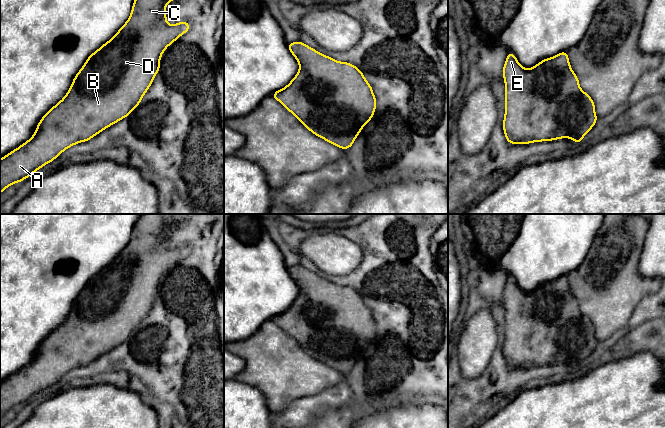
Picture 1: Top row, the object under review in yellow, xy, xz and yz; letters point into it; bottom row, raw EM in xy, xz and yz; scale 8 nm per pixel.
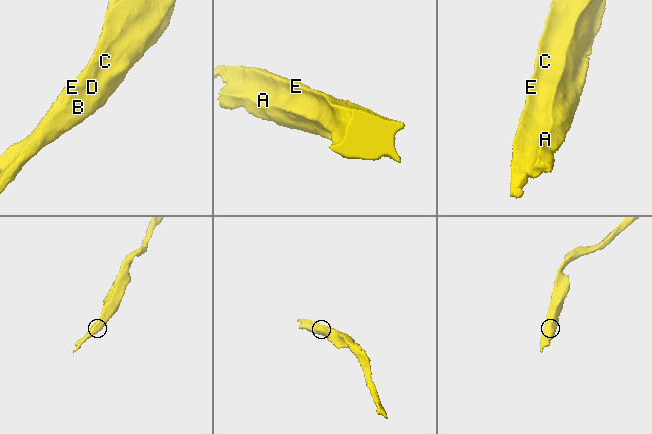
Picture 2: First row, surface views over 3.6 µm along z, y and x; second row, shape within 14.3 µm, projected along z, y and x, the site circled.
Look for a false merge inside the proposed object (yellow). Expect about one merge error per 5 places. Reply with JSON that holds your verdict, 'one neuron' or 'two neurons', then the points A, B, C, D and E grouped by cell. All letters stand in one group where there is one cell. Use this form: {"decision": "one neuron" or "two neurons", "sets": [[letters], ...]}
{"decision": "one neuron", "sets": [["A", "B", "C", "D", "E"]]}

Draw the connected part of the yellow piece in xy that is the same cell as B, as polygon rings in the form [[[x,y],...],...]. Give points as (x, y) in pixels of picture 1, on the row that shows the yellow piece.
[[[134,0],[129,19],[109,41],[87,58],[69,91],[41,118],[33,136],[0,159],[0,194],[54,161],[66,149],[91,140],[128,117],[141,103],[160,71],[163,52],[191,27],[186,20],[168,24],[165,7],[171,1]]]

